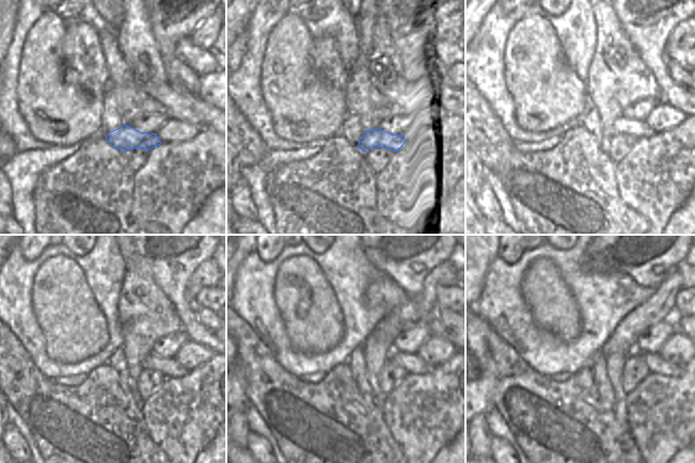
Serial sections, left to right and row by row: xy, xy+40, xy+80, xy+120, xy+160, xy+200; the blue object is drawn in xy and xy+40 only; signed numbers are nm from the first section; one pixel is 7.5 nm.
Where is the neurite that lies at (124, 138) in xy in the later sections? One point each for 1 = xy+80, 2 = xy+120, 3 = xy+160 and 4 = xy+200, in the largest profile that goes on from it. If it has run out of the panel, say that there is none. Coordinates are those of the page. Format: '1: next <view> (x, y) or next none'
1: next xy+80 (637, 129)
2: next xy+120 (169, 367)
3: next xy+160 (412, 364)
4: next xy+200 (656, 364)

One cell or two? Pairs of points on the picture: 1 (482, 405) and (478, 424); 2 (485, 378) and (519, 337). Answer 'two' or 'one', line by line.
1: two
2: two

